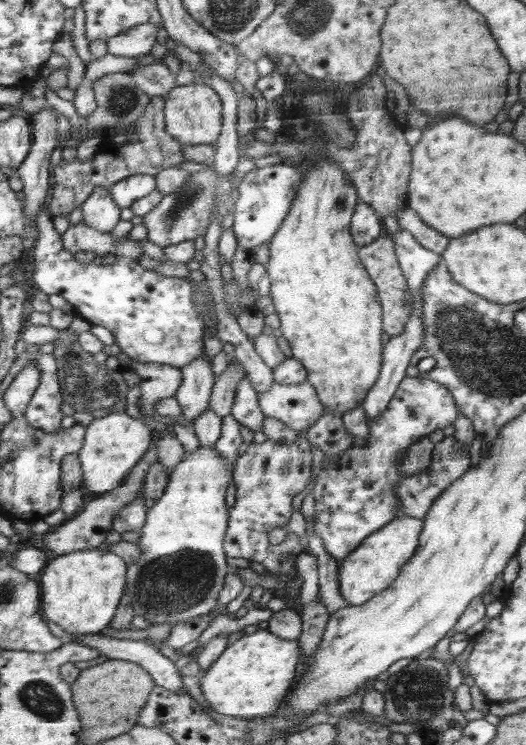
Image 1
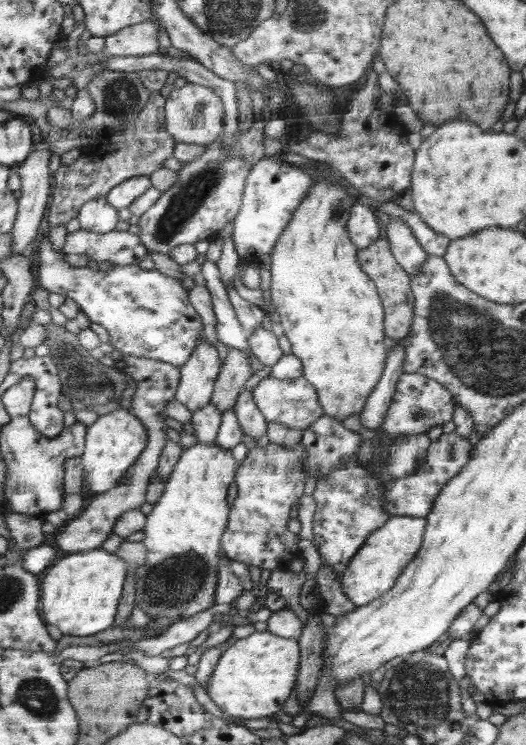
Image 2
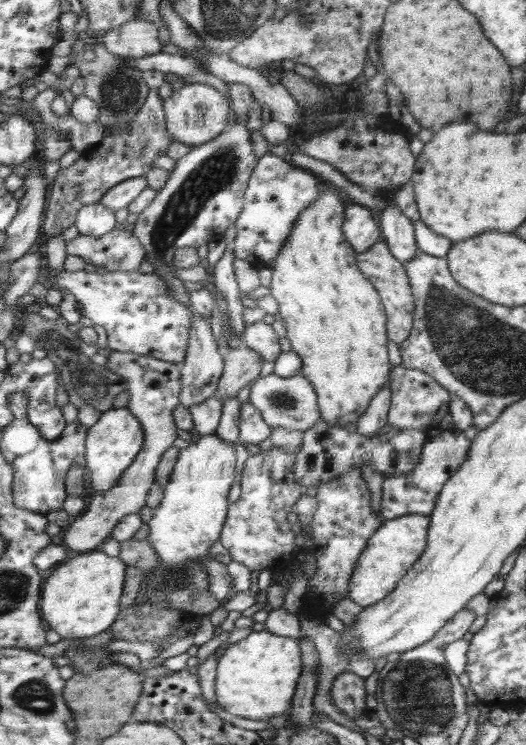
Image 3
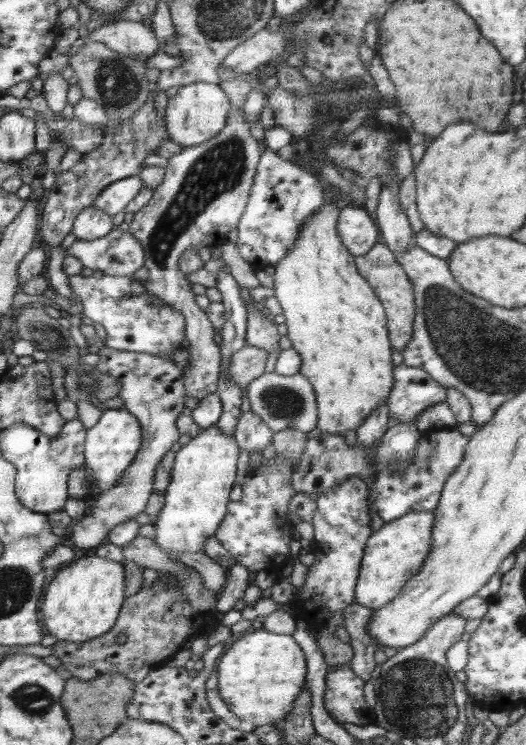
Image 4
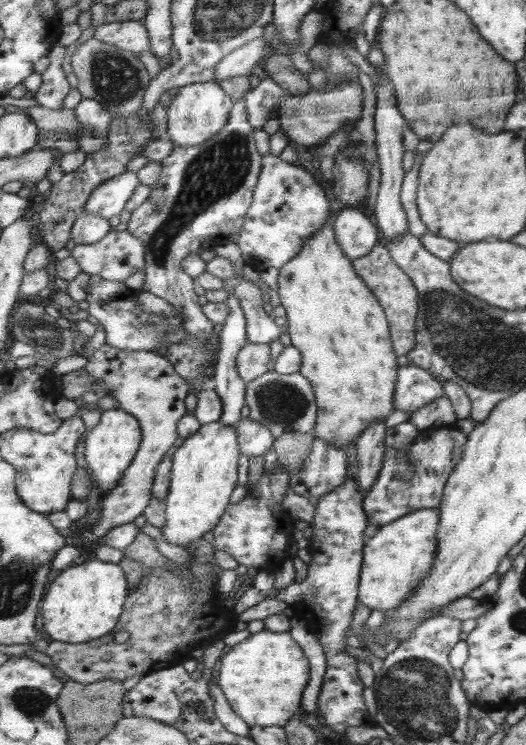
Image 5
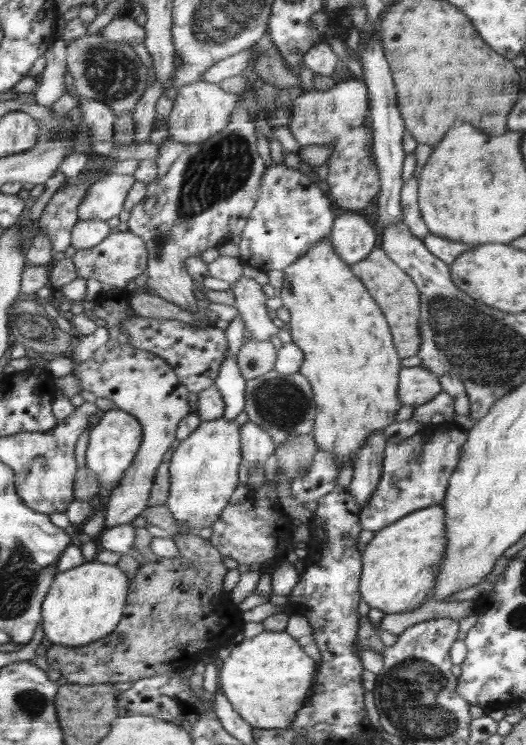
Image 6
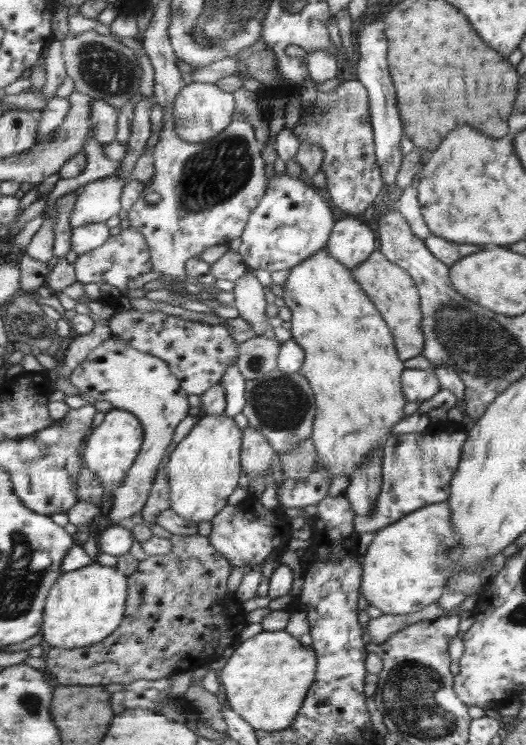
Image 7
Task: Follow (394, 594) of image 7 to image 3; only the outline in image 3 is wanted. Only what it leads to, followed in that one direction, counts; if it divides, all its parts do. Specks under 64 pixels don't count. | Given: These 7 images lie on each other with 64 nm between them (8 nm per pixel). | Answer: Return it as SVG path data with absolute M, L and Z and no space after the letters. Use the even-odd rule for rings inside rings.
M410 514L399 516L382 523L376 533L370 537L360 560L354 565L353 580L349 586L349 599L360 606L367 607L385 600L394 592L402 577L410 568L421 560L428 544L431 519L426 514Z

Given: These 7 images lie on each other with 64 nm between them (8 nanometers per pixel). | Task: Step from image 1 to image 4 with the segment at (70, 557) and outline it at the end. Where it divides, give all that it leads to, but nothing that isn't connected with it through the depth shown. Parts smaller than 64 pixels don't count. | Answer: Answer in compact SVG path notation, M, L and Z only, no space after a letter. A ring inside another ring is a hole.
M98 555L82 557L69 564L54 577L45 595L42 611L44 624L59 640L85 643L104 637L121 617L129 588L124 562L116 562Z

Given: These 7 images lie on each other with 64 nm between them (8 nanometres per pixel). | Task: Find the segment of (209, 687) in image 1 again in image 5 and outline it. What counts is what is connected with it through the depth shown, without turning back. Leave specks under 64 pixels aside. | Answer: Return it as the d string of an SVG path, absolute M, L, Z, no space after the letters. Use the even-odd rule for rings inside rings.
M264 628L260 632L250 634L240 643L235 644L226 655L222 655L219 672L219 686L222 688L226 701L232 711L252 728L288 725L289 719L296 715L294 712L301 709L311 671L308 658L289 632L274 632Z

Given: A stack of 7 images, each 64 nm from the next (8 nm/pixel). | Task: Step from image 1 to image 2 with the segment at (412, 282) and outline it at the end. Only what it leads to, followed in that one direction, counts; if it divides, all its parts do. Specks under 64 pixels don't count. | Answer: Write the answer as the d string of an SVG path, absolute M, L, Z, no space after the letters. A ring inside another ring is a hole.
M393 216L390 219L391 222L384 228L384 238L389 240L397 262L414 277L430 255L416 241L405 220ZM406 339L397 340L396 344L392 343L389 360L386 361L385 372L382 373L382 378L377 384L377 388L370 393L364 412L357 416L359 424L363 427L375 430L386 417L388 407L396 390L398 376L405 372L403 368L405 349L402 347L402 342L406 342Z

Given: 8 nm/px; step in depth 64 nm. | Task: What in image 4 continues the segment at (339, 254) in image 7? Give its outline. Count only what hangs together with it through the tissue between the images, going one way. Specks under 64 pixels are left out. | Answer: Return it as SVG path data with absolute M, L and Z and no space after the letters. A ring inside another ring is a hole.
M354 204L341 210L337 230L355 258L368 253L378 240L376 222L364 208L354 208Z

